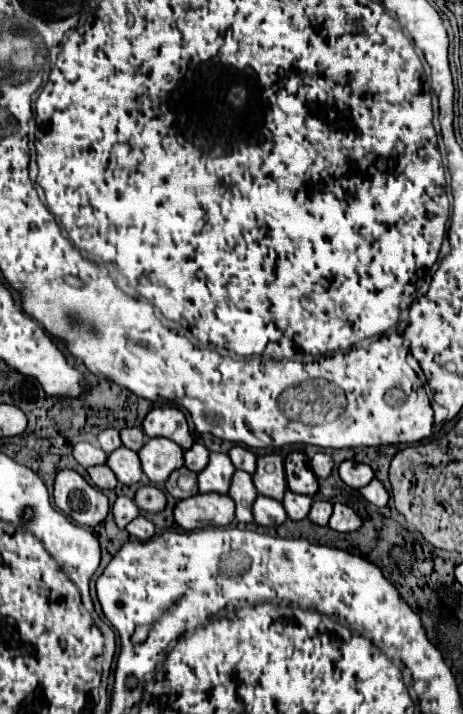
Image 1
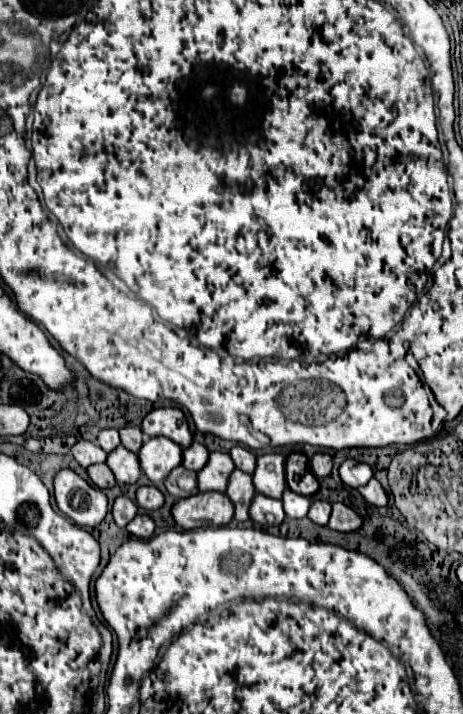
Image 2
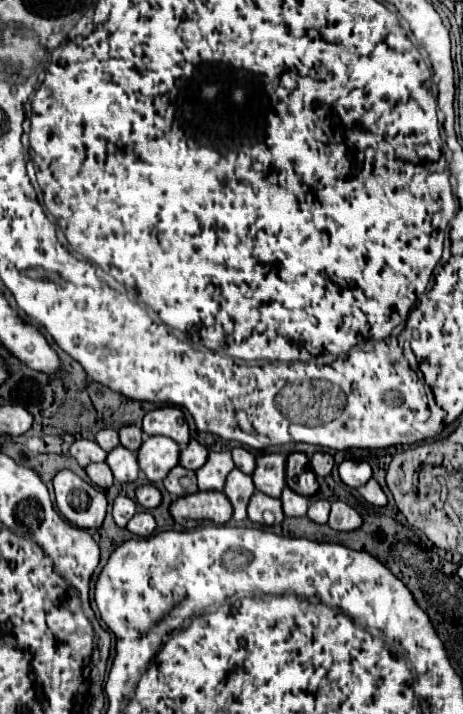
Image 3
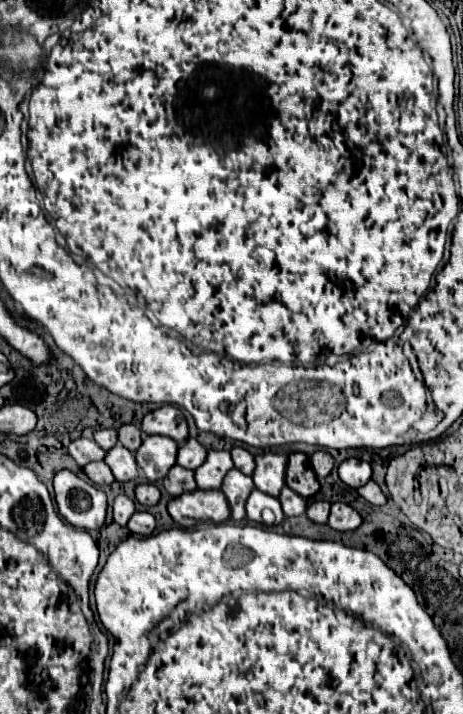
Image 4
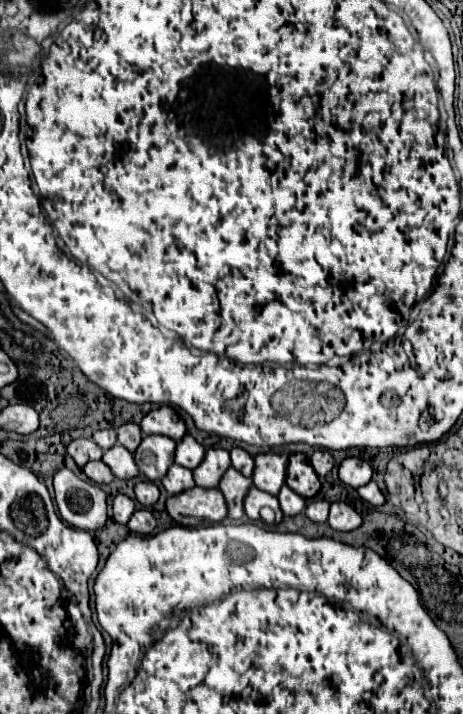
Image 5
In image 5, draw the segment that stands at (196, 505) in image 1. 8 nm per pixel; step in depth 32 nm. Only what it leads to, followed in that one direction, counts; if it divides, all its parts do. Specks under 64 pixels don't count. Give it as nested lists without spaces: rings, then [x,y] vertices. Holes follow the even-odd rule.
[[[194,486],[166,500],[166,512],[182,526],[198,526],[200,522],[220,522],[226,518],[226,502],[218,488]]]

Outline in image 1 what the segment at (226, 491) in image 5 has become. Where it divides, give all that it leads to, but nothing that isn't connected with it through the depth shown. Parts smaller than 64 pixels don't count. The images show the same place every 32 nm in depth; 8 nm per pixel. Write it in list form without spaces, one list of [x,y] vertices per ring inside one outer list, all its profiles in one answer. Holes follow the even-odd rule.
[[[236,470],[232,476],[228,496],[236,502],[236,520],[238,522],[252,522],[252,502],[258,496],[258,492],[252,484],[252,476],[242,470]]]

